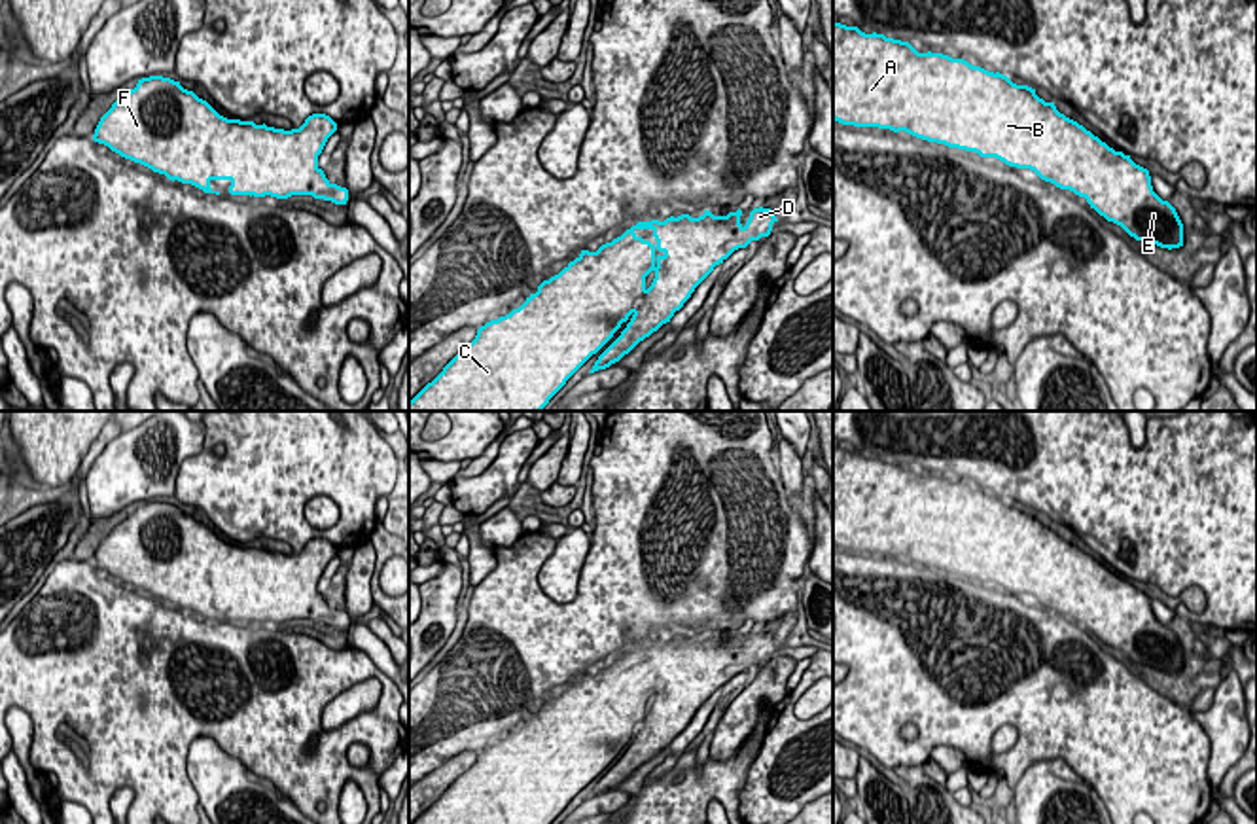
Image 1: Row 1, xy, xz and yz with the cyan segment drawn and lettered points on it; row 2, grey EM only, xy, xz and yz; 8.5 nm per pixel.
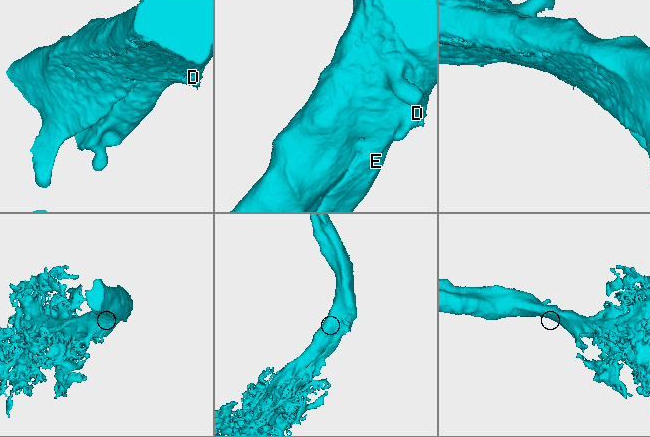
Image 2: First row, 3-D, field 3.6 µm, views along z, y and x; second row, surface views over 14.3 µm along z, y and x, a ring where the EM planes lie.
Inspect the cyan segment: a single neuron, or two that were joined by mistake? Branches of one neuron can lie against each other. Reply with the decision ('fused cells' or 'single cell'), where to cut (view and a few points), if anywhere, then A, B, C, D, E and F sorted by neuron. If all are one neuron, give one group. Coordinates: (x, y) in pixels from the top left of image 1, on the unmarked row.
single cell; no cut; A B C D E F

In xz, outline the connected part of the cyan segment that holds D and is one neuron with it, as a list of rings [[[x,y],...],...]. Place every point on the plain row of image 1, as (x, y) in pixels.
[[[763,631],[753,633],[744,650],[740,640],[738,633],[727,640],[704,635],[699,642],[682,638],[664,646],[638,646],[596,676],[581,674],[519,733],[481,750],[475,763],[413,824],[551,824],[625,746],[627,752],[589,797],[610,792],[670,746],[716,690],[752,665],[769,661],[778,646],[774,636]]]

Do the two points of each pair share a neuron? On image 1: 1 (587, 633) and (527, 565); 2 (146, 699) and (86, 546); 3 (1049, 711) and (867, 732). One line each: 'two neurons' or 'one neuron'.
1: one neuron
2: two neurons
3: one neuron

